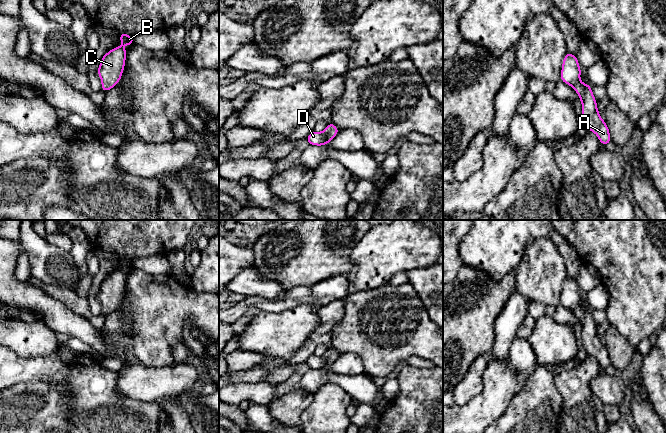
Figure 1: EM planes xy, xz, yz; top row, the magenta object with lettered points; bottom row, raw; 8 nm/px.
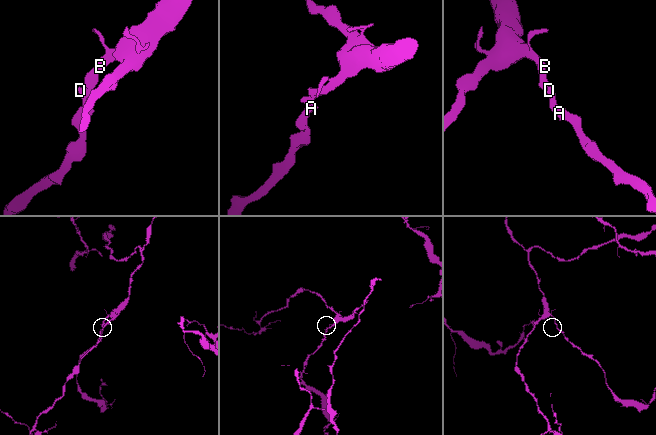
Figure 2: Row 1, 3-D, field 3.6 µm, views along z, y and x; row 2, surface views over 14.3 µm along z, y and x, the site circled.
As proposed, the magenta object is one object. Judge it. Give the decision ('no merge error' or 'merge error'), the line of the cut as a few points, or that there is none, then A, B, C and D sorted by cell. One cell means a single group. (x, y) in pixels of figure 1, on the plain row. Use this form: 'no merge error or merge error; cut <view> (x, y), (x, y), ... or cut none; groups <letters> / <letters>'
no merge error; cut none; groups A B C D

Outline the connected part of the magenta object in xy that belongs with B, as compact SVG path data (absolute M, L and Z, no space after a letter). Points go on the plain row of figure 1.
M120 257L119 262L121 264L121 269L105 277L97 293L97 297L102 306L101 315L107 316L120 306L125 292L125 283L128 278L121 270L134 269L133 260Z

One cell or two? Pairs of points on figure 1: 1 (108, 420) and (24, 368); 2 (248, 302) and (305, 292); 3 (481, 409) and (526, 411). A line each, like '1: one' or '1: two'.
1: one
2: one
3: two

